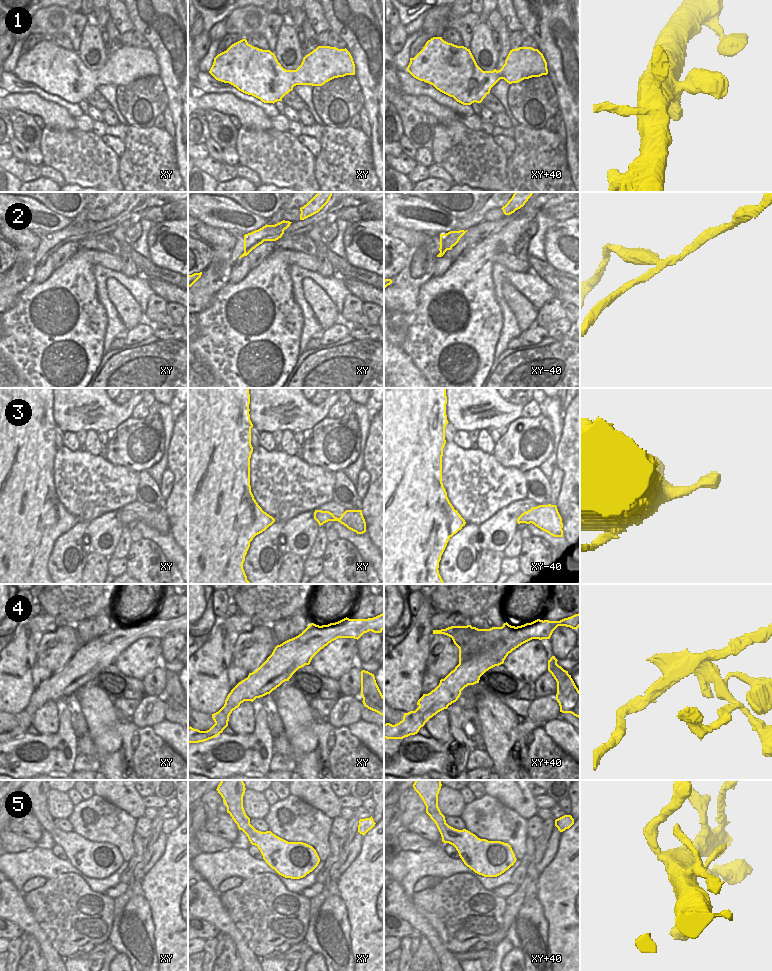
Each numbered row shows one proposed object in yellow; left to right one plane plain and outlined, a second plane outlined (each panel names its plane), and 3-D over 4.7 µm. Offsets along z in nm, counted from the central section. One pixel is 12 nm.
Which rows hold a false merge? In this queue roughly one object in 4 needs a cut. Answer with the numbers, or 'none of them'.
2, 4

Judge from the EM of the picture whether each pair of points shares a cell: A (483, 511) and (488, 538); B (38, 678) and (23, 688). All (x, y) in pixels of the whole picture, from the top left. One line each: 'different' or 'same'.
A: different
B: different

